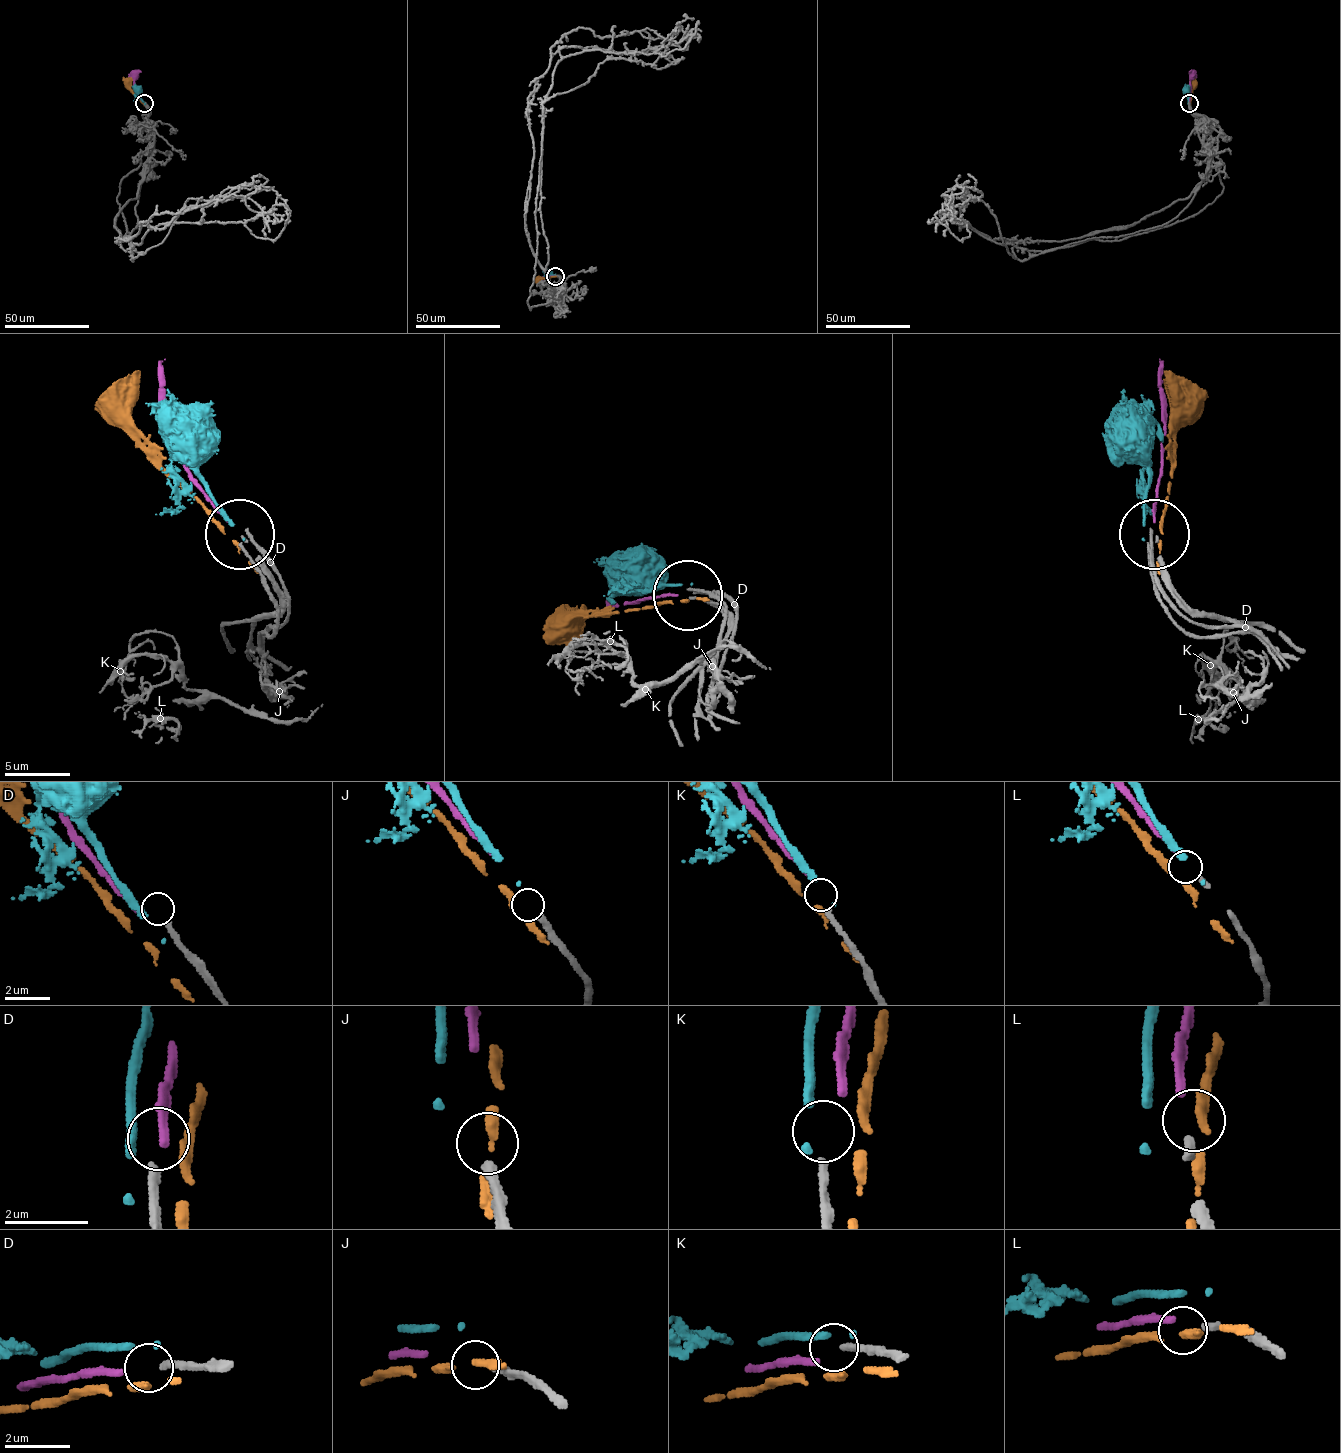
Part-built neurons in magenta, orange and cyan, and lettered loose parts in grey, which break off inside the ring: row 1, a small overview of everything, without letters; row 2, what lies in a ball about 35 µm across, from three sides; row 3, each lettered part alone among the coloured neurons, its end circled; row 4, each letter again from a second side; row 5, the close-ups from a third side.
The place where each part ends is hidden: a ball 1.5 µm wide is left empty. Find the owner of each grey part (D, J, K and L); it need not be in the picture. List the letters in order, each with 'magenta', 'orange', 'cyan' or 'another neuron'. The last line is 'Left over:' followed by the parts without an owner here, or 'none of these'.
D: another neuron
J: another neuron
K: another neuron
L: magenta
Left over: D, J, K

